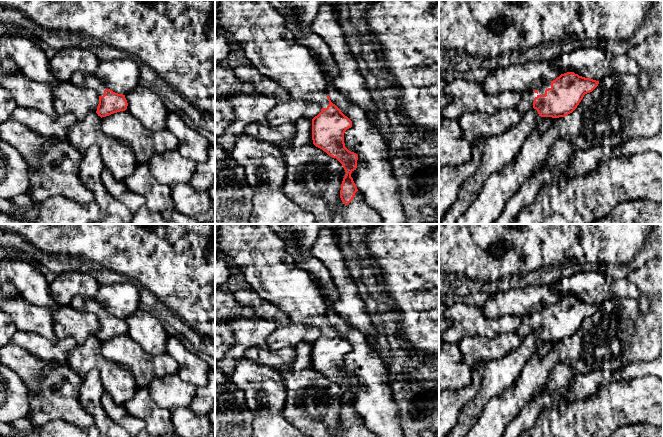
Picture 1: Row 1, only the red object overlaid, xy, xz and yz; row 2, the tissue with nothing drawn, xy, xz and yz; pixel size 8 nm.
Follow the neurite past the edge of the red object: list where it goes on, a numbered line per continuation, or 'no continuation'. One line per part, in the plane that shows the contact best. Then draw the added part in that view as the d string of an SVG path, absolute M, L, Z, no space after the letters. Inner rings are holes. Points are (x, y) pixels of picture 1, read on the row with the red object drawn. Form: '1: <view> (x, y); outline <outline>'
1: yz (526, 101); outline M547 82L543 84L539 89L537 89L537 93L533 91L522 91L520 92L521 98L519 100L517 109L525 114L529 110L533 108L534 98L538 95L545 95L545 90L551 88L551 82Z

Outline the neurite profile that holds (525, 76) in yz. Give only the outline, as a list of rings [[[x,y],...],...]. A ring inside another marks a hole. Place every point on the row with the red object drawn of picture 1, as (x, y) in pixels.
[[[521,61],[505,68],[493,65],[490,75],[480,85],[490,94],[534,91],[561,74],[550,62]]]

